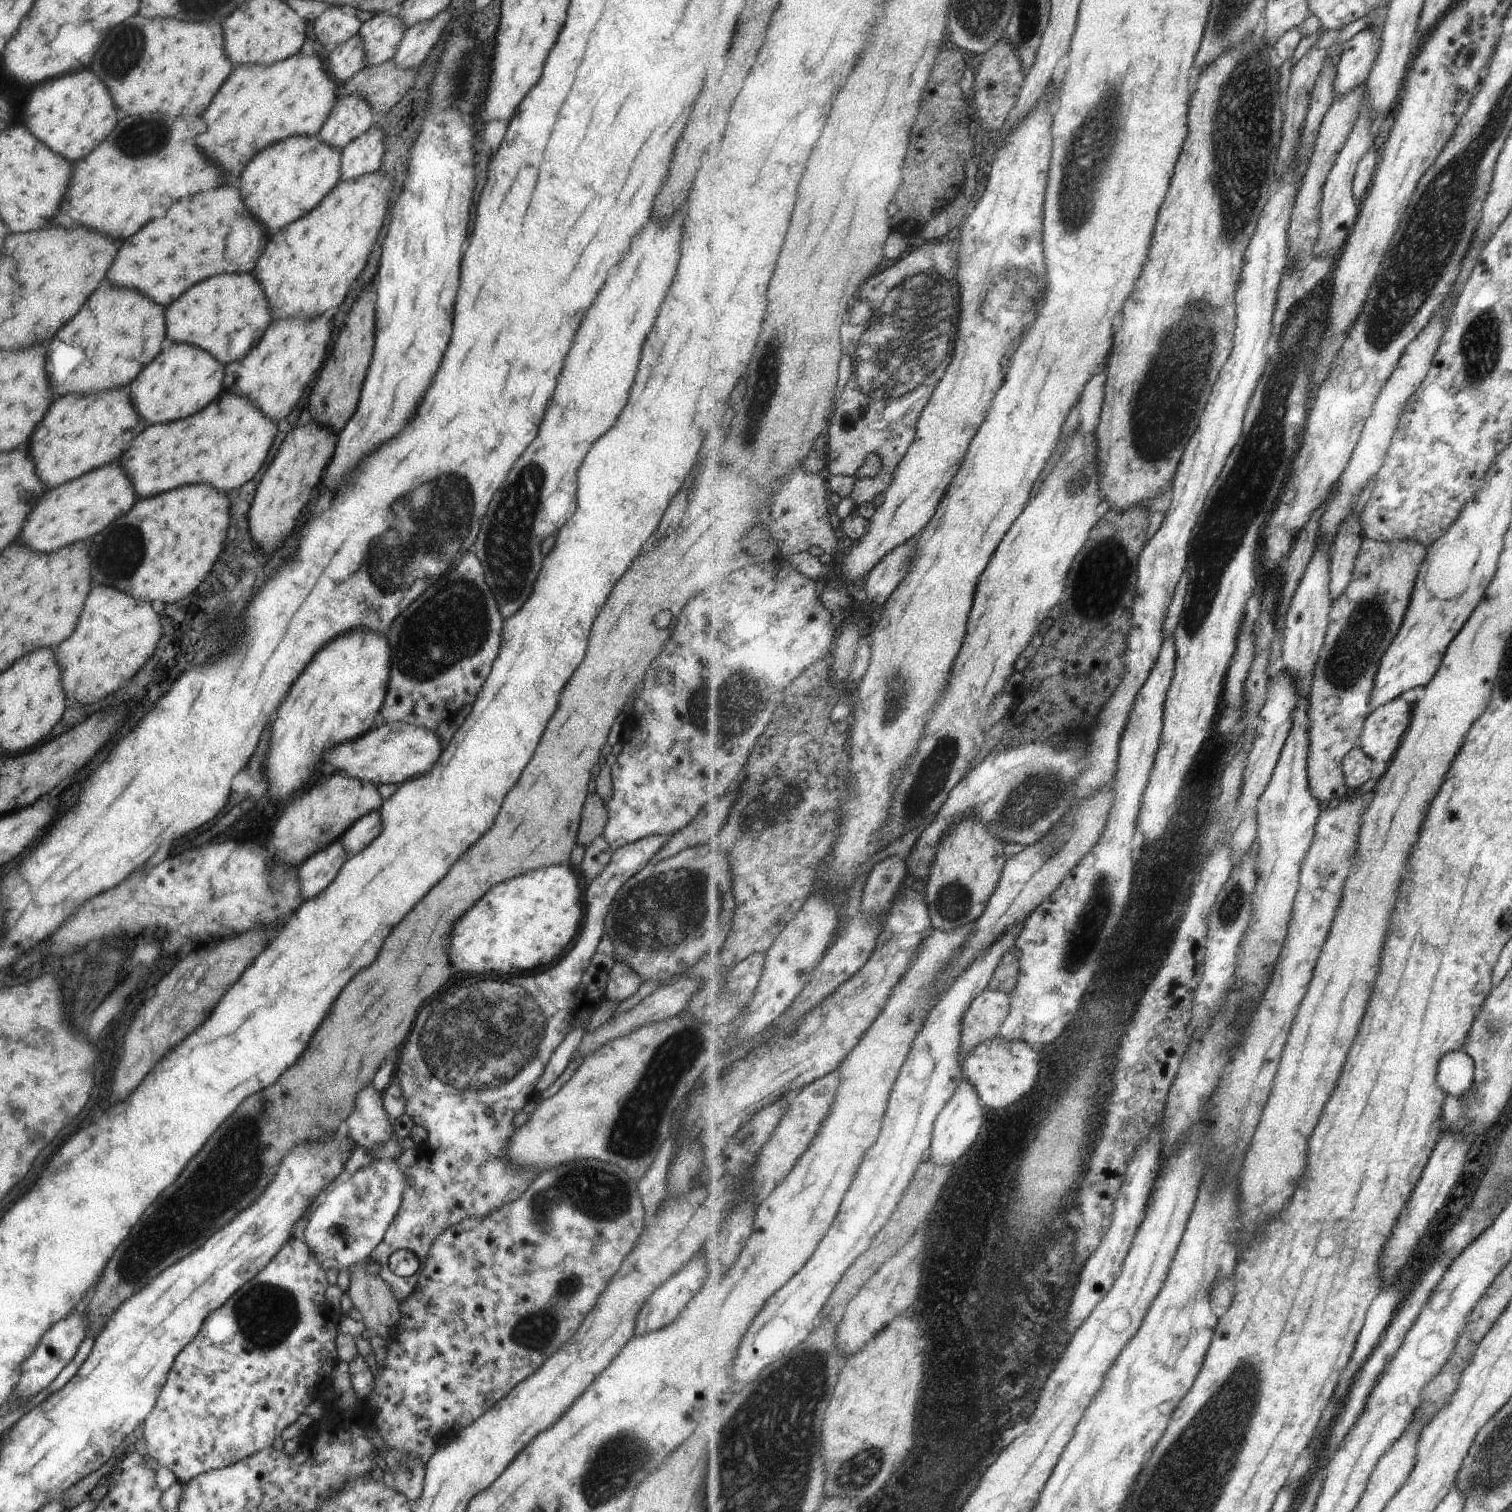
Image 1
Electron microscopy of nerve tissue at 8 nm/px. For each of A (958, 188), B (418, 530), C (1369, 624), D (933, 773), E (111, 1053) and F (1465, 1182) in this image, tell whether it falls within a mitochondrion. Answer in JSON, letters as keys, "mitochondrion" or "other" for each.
{"A":"other","B":"mitochondrion","C":"mitochondrion","D":"mitochondrion","E":"other","F":"other"}

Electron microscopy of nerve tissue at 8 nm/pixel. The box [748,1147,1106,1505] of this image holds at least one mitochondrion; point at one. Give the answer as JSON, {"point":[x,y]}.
{"point":[855,1474]}

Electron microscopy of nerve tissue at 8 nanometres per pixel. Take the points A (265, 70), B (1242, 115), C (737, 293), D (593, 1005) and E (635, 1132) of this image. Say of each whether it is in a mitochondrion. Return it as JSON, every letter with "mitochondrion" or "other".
{"A":"other","B":"mitochondrion","C":"other","D":"other","E":"mitochondrion"}

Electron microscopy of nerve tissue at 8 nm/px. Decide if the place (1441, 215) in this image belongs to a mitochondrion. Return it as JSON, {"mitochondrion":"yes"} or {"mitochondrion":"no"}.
{"mitochondrion":"yes"}

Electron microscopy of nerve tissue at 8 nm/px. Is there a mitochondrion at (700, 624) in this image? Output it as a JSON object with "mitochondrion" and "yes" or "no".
{"mitochondrion":"no"}

